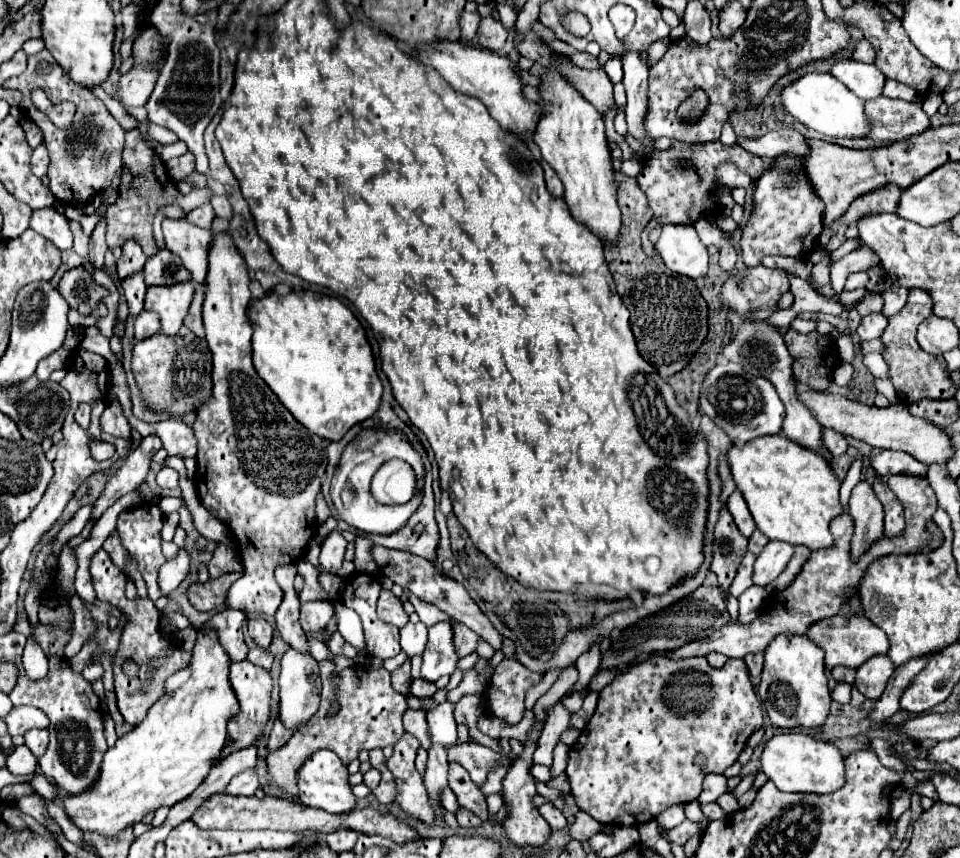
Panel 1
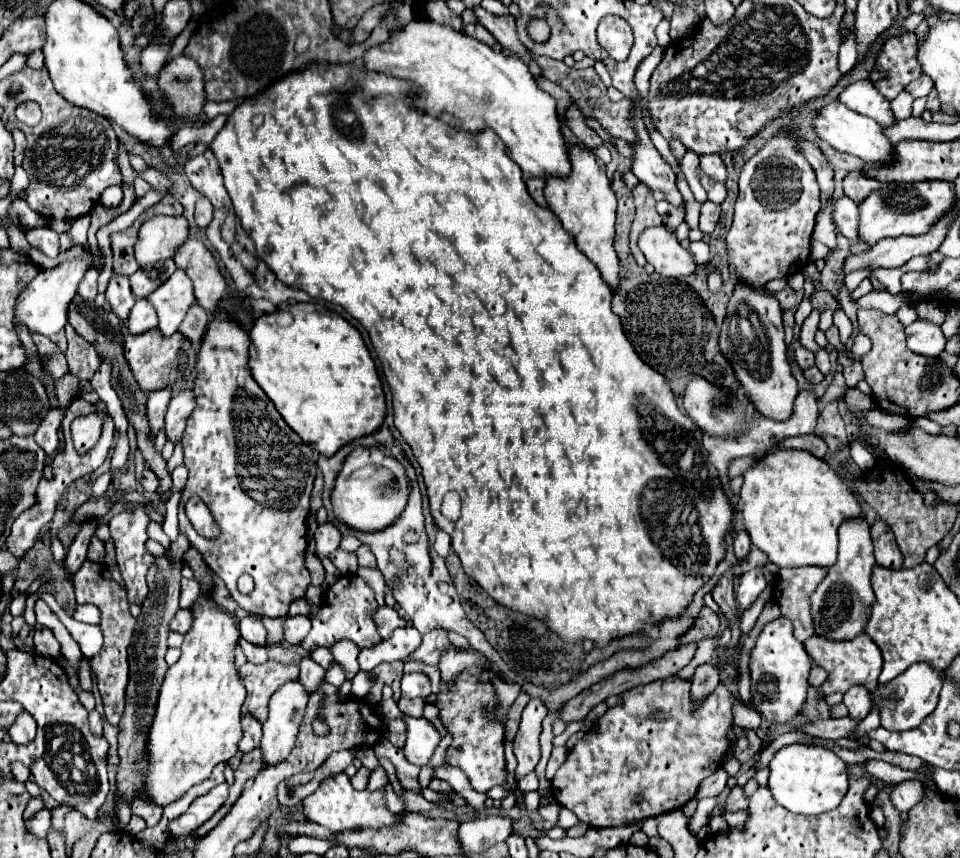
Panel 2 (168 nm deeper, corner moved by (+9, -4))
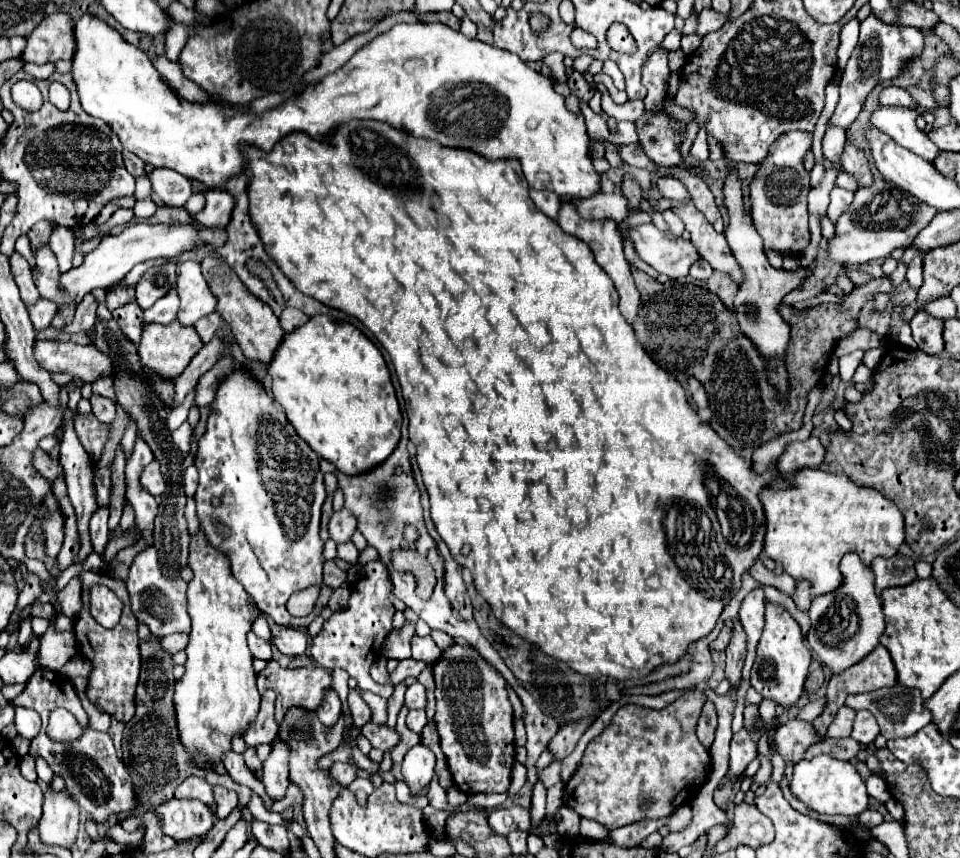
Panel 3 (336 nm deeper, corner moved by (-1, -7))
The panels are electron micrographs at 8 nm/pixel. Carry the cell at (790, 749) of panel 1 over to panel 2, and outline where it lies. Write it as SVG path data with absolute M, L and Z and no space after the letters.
M791 744L781 748L771 760L769 788L773 798L795 814L815 816L837 808L849 788L847 764L837 758L831 750L819 746L799 746Z

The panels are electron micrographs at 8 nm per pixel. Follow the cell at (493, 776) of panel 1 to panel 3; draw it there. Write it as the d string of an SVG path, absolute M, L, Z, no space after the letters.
M453 645L443 651L435 661L435 697L437 697L437 731L441 737L441 749L447 757L449 771L455 785L465 793L505 793L511 781L511 767L515 763L513 743L513 707L505 691L505 679L493 669L477 651L467 651L463 645Z

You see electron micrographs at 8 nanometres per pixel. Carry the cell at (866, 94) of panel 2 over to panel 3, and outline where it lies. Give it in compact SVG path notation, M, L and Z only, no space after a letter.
M879 105L873 113L871 113L871 123L885 131L889 137L893 137L897 143L901 143L901 147L921 155L927 161L933 161L939 153L937 147L933 147L933 143L929 143L929 139L925 139L925 133L917 129L915 119L917 119L917 111L915 109L905 109L905 107L883 107Z

